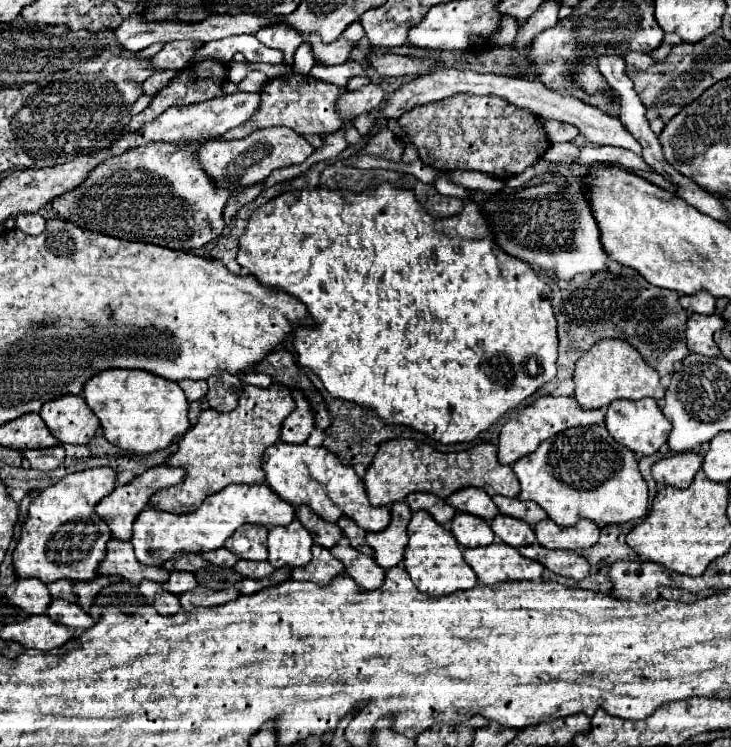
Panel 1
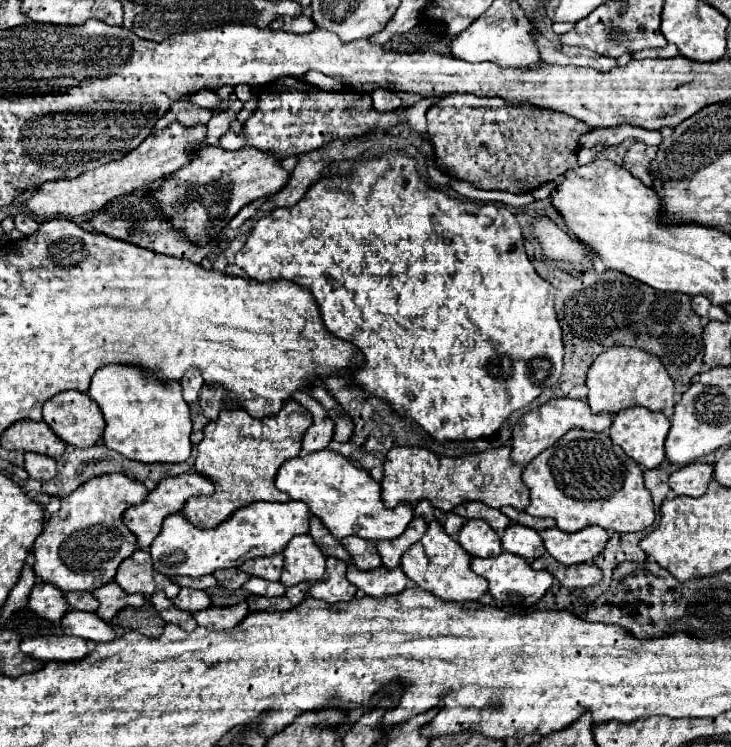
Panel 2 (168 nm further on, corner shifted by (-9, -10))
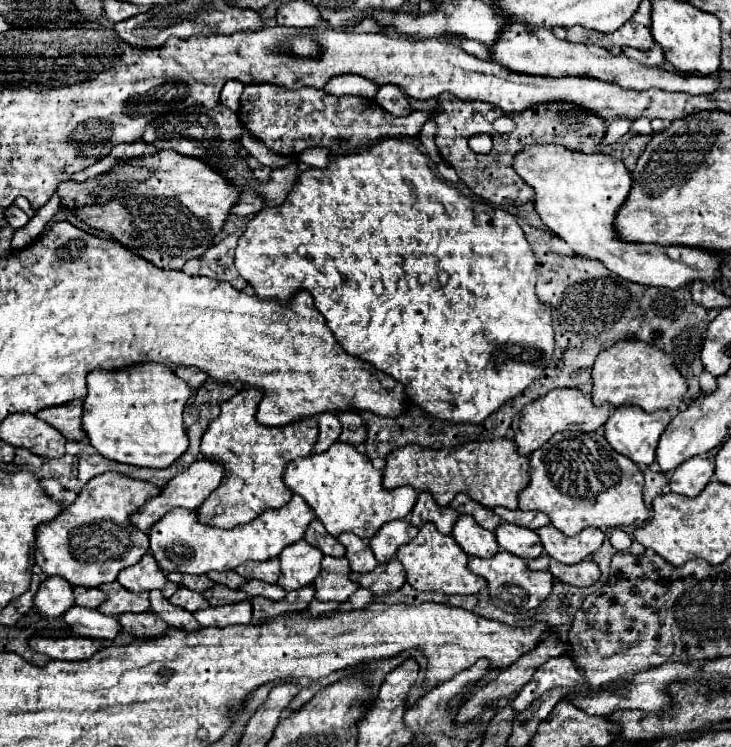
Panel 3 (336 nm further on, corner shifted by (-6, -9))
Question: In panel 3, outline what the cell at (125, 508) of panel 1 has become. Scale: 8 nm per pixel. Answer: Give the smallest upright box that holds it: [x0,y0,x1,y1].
[130,459,224,533]

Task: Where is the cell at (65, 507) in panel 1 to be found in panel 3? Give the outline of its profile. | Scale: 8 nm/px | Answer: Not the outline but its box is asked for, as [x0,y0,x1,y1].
[36,473,160,587]

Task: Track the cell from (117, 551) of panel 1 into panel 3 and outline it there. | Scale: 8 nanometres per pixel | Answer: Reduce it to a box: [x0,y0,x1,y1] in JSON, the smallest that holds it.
[118,553,178,597]

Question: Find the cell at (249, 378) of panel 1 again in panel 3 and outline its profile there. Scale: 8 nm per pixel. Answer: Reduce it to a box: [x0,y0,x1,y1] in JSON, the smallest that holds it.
[314,413,342,453]

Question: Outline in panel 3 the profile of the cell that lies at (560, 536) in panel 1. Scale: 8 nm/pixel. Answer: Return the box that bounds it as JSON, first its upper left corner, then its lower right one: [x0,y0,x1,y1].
[536,525,604,565]

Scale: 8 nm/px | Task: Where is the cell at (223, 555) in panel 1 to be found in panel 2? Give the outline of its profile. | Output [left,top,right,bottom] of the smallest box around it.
[213,568,249,590]

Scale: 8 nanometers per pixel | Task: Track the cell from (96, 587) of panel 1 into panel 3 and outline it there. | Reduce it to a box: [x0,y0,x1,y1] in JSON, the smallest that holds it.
[98,581,150,617]

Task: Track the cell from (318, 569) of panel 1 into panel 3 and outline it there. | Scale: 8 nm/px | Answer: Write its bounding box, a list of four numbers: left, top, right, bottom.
[314,557,360,601]

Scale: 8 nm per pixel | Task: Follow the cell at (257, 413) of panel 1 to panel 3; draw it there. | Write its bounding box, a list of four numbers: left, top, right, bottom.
[198,389,318,529]

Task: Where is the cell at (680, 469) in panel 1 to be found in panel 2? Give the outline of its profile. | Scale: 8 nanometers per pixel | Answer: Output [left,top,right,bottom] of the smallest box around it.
[669,462,713,498]

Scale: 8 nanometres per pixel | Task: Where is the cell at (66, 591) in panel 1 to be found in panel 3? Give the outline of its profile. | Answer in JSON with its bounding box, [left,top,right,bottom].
[74,587,106,609]

